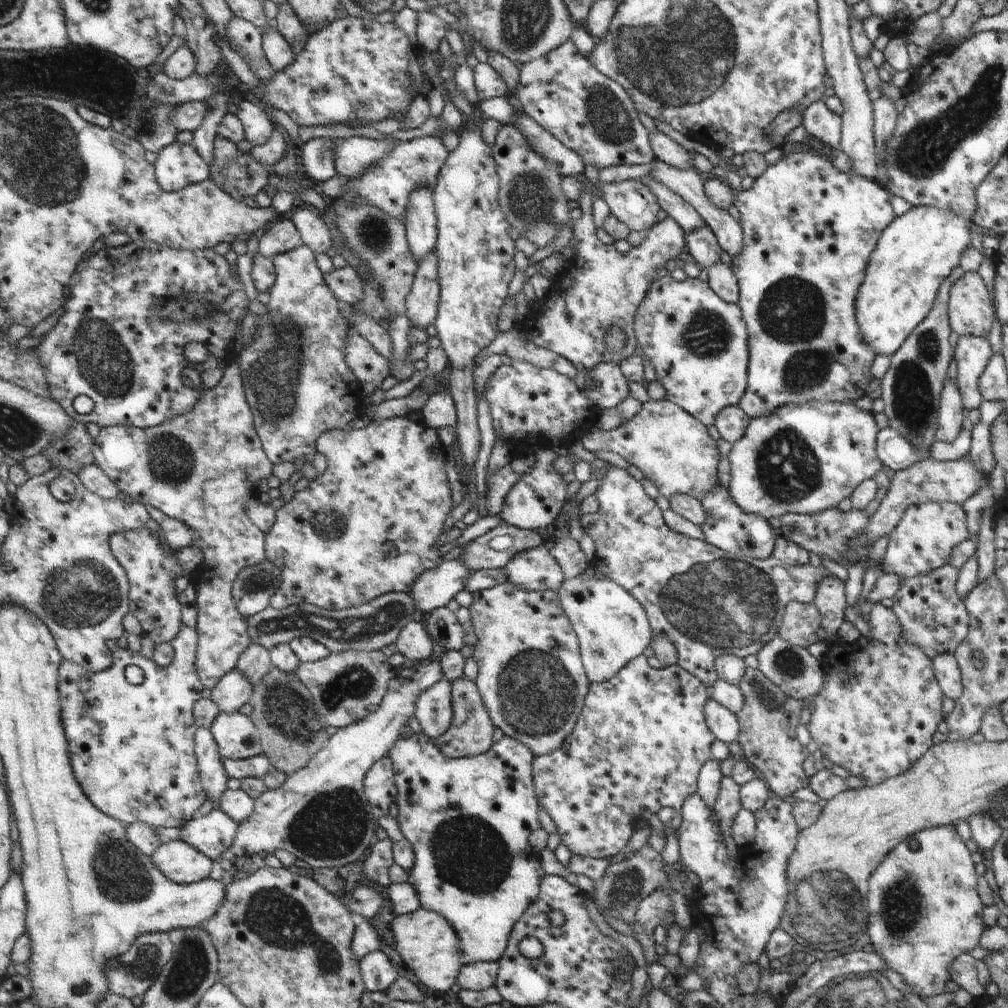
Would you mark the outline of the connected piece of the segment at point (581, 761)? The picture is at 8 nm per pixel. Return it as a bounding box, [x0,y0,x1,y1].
[535,654,715,858]

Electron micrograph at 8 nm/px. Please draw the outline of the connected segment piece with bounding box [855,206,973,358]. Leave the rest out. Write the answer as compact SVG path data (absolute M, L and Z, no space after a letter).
M919 206L895 218L881 232L855 294L855 324L871 354L891 358L915 326L925 320L941 282L953 266L959 266L959 252L971 246L971 224L971 218Z

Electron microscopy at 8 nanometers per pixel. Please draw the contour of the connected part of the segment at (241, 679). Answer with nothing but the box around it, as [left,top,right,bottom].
[211,670,255,714]

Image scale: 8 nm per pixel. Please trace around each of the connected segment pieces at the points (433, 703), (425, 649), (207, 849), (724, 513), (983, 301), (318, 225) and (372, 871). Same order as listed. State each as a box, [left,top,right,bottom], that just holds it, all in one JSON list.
[[415,678,455,740],[397,622,435,664],[179,808,241,862],[699,482,777,560],[947,272,993,338],[293,208,333,254],[363,838,397,888]]

